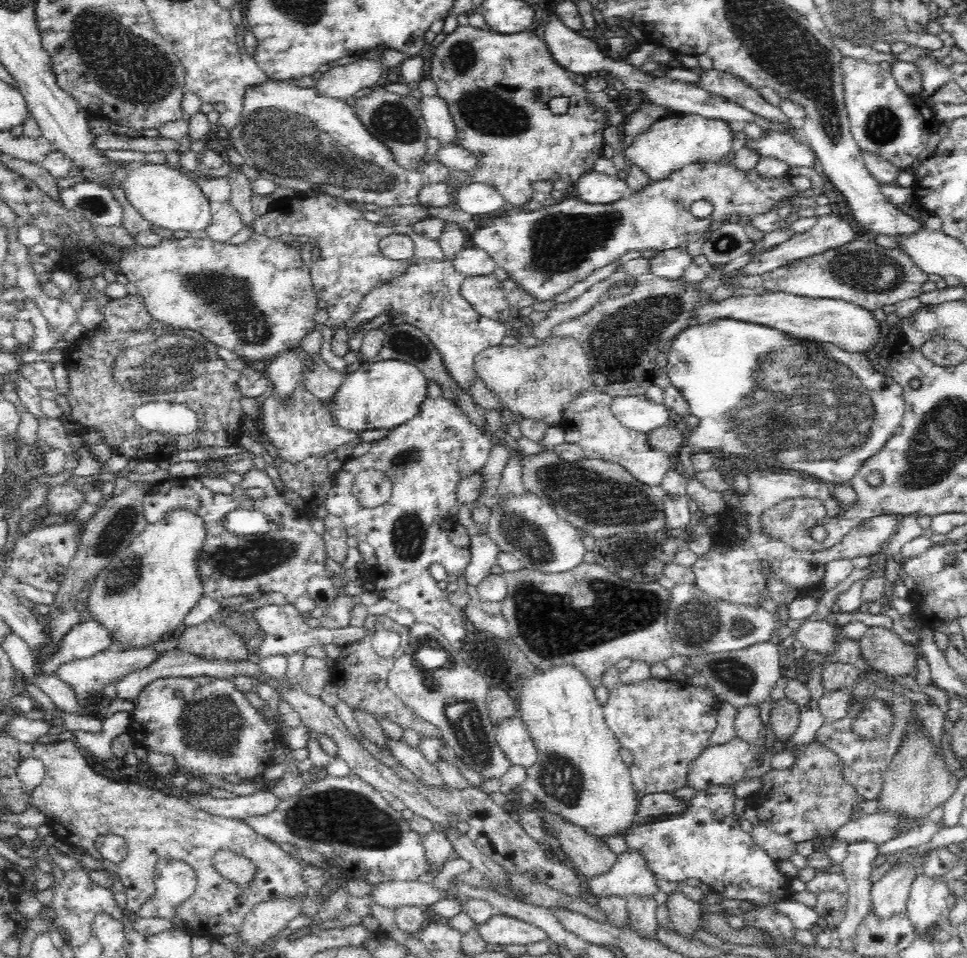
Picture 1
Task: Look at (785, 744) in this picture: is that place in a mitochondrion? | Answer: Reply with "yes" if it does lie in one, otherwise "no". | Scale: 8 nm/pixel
no

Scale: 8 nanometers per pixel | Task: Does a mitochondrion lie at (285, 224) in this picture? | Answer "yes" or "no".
no

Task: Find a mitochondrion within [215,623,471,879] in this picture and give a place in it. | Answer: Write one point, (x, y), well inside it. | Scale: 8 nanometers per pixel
(334, 817)

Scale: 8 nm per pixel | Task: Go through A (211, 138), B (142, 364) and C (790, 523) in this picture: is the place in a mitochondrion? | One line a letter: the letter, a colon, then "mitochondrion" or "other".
A: other
B: mitochondrion
C: mitochondrion

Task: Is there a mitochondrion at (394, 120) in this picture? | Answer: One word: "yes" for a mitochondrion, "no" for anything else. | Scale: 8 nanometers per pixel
yes

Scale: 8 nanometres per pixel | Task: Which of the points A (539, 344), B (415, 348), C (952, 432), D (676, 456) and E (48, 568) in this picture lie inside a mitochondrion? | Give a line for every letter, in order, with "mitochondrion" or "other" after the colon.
A: other
B: mitochondrion
C: mitochondrion
D: other
E: other

